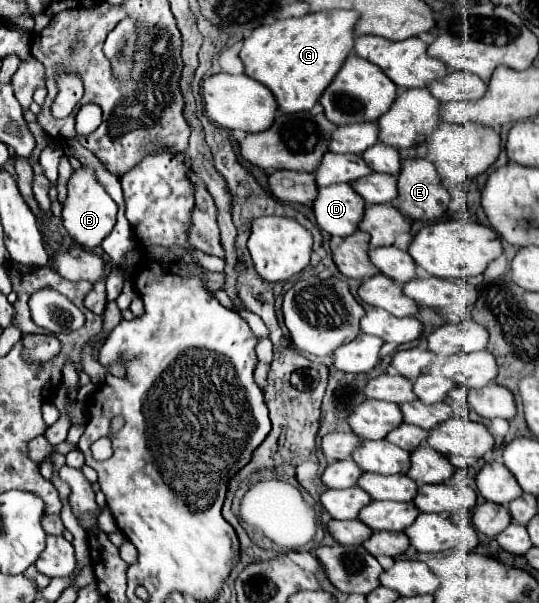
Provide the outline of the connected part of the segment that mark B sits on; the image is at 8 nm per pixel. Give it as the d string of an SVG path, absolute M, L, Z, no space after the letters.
M88 166L74 170L74 174L68 180L68 196L66 196L66 202L62 208L62 224L68 230L68 234L80 246L96 248L112 232L112 228L116 224L116 212L118 212L118 206L106 192L106 188L100 186L96 172Z

